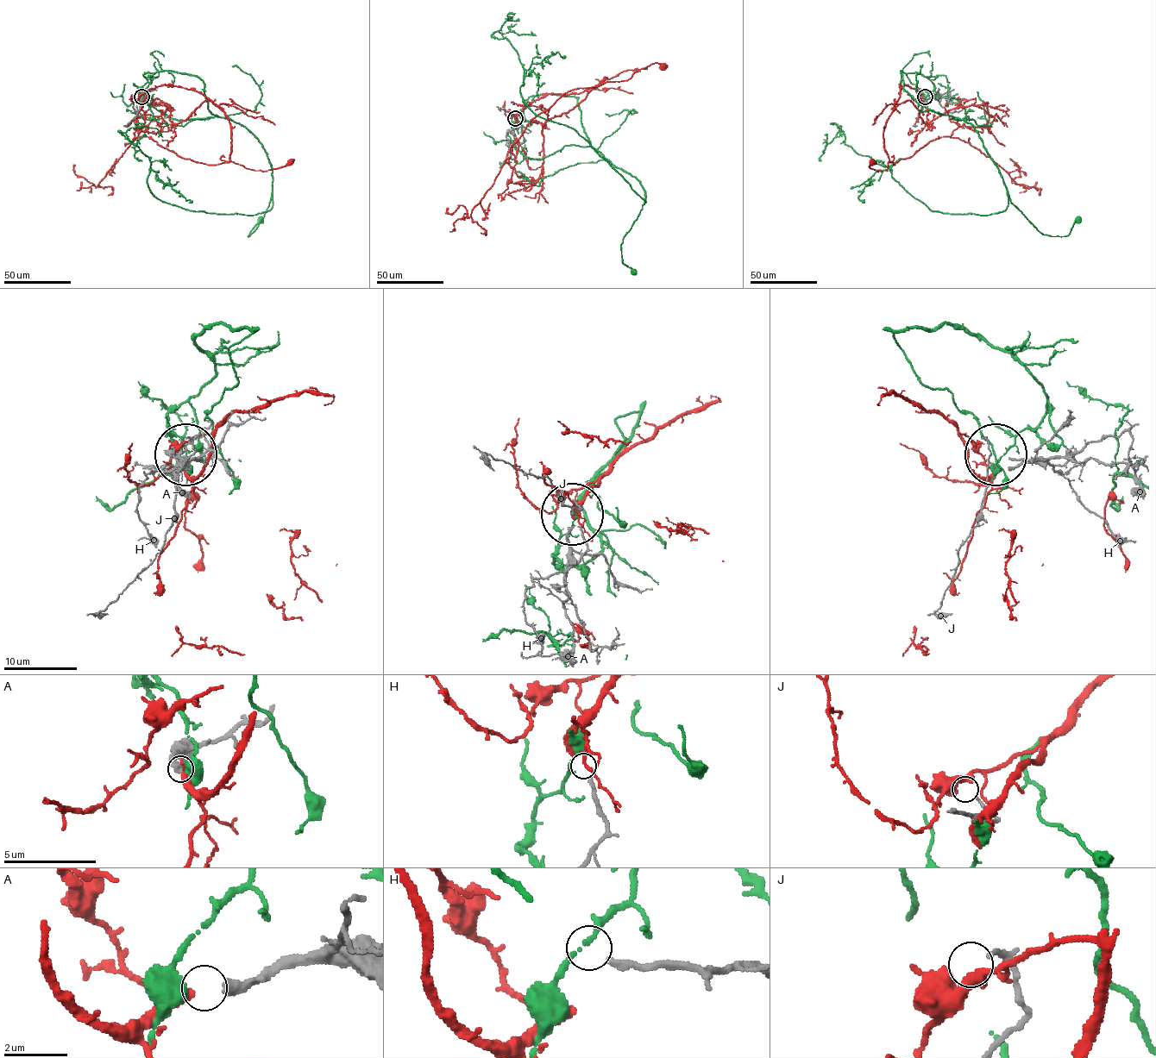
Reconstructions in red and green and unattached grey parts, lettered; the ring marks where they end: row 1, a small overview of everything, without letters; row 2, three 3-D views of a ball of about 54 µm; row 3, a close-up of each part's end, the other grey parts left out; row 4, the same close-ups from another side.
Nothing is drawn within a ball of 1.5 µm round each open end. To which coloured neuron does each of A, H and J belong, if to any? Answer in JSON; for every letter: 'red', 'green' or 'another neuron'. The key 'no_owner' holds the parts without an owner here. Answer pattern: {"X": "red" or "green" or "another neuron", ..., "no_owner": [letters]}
{"A": "red", "H": "another neuron", "J": "another neuron", "no_owner": ["H", "J"]}

